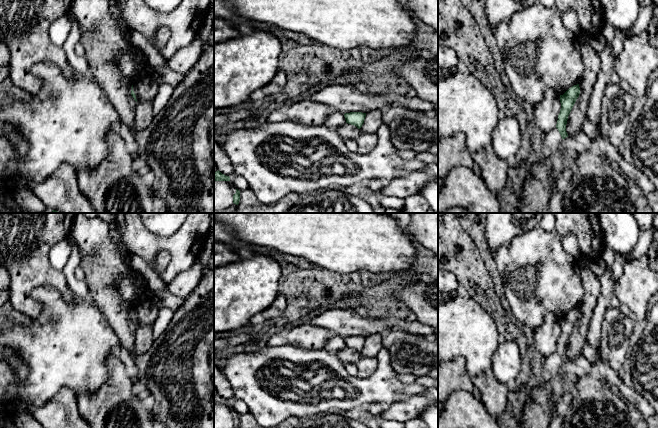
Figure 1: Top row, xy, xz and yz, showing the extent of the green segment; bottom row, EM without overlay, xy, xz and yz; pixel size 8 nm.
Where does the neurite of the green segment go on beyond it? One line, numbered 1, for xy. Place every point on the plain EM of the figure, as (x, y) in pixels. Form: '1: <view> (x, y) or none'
1: none

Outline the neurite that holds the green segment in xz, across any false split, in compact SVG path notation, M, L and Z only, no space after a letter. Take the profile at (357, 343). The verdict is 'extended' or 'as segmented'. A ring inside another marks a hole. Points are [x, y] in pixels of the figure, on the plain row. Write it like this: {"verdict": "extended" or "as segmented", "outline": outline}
{"verdict": "as segmented", "outline": "M350 336L344 338L346 347L356 350L360 353L364 347L366 337L362 336Z"}

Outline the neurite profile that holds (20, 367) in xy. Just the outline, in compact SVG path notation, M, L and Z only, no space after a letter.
M6 348L4 350L4 355L13 367L14 371L17 373L18 377L25 381L28 376L27 364L18 355L15 355L10 348Z

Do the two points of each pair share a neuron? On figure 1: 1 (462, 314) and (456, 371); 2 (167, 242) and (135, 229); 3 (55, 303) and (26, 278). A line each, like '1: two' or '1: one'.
1: two
2: one
3: two

